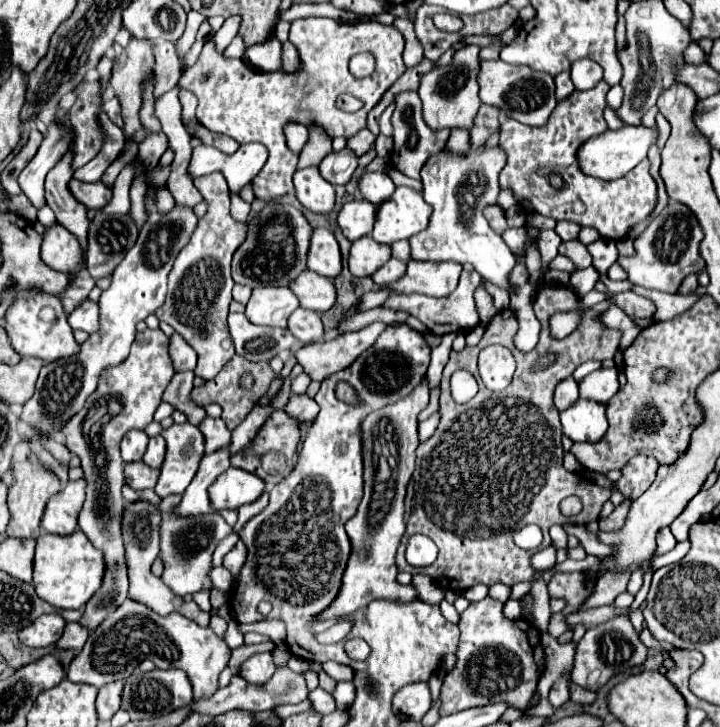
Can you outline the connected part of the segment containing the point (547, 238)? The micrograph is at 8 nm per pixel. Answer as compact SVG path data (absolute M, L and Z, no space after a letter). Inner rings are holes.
M553 229L541 231L541 235L539 235L539 249L541 249L541 257L543 257L543 273L547 271L545 263L549 261L549 257L557 255L559 243L561 243L561 239L559 239L559 235Z

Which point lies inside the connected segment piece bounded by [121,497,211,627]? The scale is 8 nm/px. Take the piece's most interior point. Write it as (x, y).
(140, 523)

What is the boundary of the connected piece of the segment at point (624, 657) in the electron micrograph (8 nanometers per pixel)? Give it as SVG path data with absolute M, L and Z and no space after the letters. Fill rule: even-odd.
M621 615L586 631L576 646L571 679L589 691L597 691L615 673L625 673L635 665L641 665L645 659L647 659L647 647L641 643L631 621Z

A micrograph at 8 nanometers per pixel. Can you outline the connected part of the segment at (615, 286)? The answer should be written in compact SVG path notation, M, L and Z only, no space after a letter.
M599 273L599 280L601 280L607 287L608 291L612 294L630 291L633 284L628 281L612 281L606 275Z

